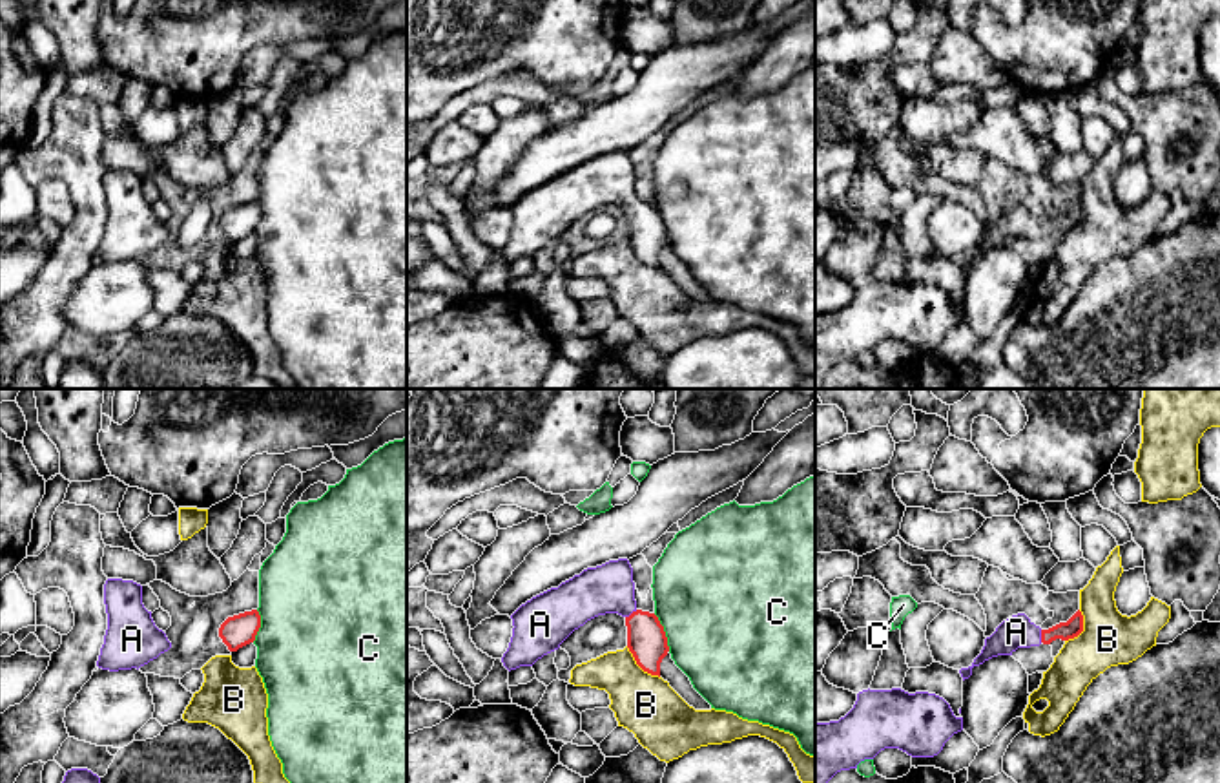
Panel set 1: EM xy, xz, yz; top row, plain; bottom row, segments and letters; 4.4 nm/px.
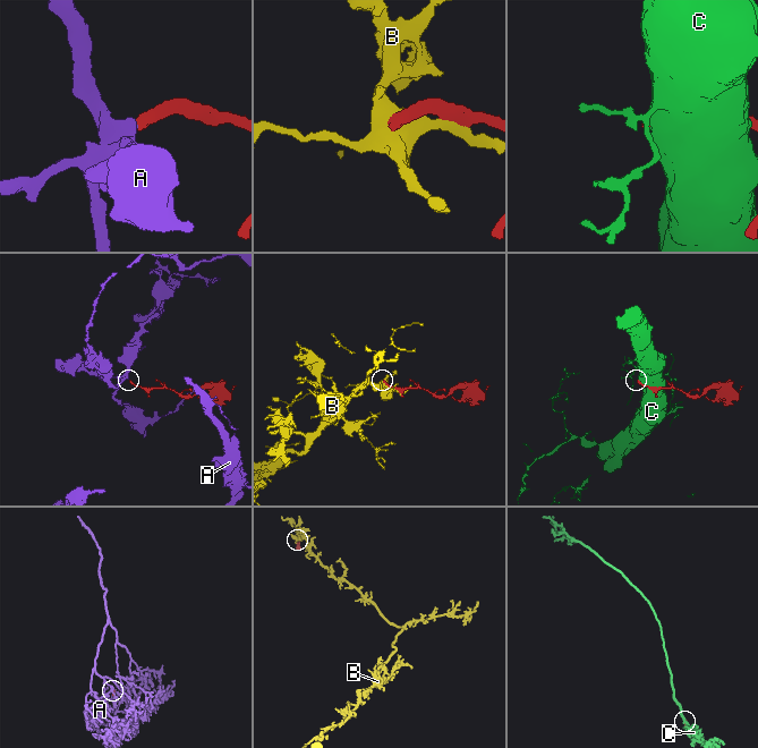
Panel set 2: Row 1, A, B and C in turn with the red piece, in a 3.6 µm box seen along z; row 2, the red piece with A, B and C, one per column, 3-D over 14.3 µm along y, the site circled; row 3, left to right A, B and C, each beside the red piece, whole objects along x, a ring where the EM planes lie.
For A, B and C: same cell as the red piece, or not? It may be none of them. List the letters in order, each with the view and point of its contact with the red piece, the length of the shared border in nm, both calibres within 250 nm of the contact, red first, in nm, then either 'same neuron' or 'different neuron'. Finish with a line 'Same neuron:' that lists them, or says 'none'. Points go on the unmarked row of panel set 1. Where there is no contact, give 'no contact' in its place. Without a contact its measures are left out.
A: meets red in yz at (1042, 227); contact 60 nm long; 80 nm thick on the red side, 140 nm on the other; same neuron
B: meets red in xz at (641, 258); contact 200 nm long; 180 nm thick on the red side, 280 nm on the other; different neuron
C: meets red in xz at (664, 223); contact 180 nm long; 180 nm thick on the red side, 500 nm on the other; different neuron
Same neuron: A

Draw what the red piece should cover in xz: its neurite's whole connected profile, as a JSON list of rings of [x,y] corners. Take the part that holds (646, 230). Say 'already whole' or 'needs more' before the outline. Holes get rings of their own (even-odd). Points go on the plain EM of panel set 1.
needs more; [[[627,150],[587,159],[580,166],[551,179],[512,206],[512,228],[501,248],[511,263],[532,257],[587,212],[618,204],[626,210],[627,239],[636,256],[660,268],[660,254],[667,246],[667,228],[658,208],[636,199],[633,159]]]

